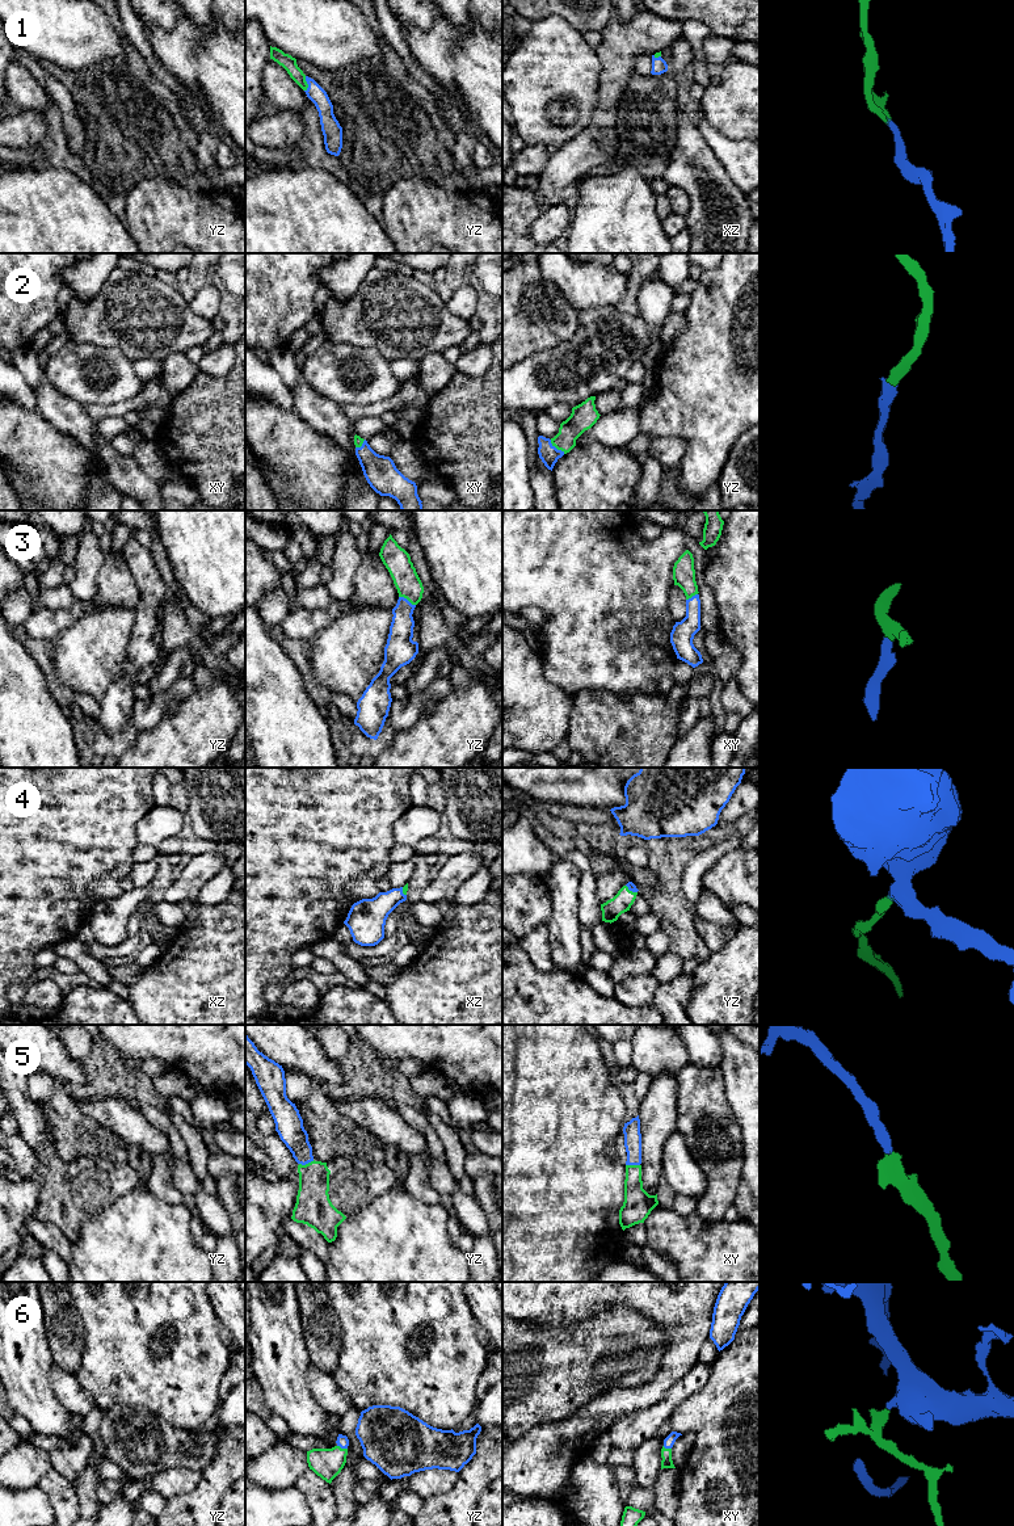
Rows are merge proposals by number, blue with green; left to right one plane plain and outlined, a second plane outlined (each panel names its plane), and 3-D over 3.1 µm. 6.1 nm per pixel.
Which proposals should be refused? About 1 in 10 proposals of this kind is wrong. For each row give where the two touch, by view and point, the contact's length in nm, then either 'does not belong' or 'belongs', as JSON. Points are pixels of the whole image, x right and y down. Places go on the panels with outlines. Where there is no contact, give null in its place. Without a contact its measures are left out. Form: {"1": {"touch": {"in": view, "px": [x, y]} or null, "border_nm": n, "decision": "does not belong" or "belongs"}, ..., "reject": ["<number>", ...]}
{"1": {"touch": {"in": "yz", "px": [307, 83]}, "border_nm": 100, "decision": "belongs"}, "2": {"touch": {"in": "yz", "px": [555, 448]}, "border_nm": 130, "decision": "belongs"}, "3": {"touch": {"in": "yz", "px": [407, 600]}, "border_nm": 120, "decision": "belongs"}, "4": {"touch": {"in": "yz", "px": [631, 890]}, "border_nm": 90, "decision": "belongs"}, "5": {"touch": {"in": "yz", "px": [306, 1163]}, "border_nm": 100, "decision": "belongs"}, "6": {"touch": {"in": "yz", "px": [343, 1447]}, "border_nm": 70, "decision": "belongs"}, "reject": []}

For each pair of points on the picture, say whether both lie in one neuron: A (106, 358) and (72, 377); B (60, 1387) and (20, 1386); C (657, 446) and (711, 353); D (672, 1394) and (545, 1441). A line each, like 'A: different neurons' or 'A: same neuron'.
A: same neuron
B: different neurons
C: different neurons
D: different neurons

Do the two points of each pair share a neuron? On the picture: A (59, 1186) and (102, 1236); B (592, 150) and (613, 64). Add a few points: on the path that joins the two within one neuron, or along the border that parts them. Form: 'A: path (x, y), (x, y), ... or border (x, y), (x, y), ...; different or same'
A: border (113, 1201), (91, 1216), (71, 1243); different
B: path (602, 129), (611, 85); same

